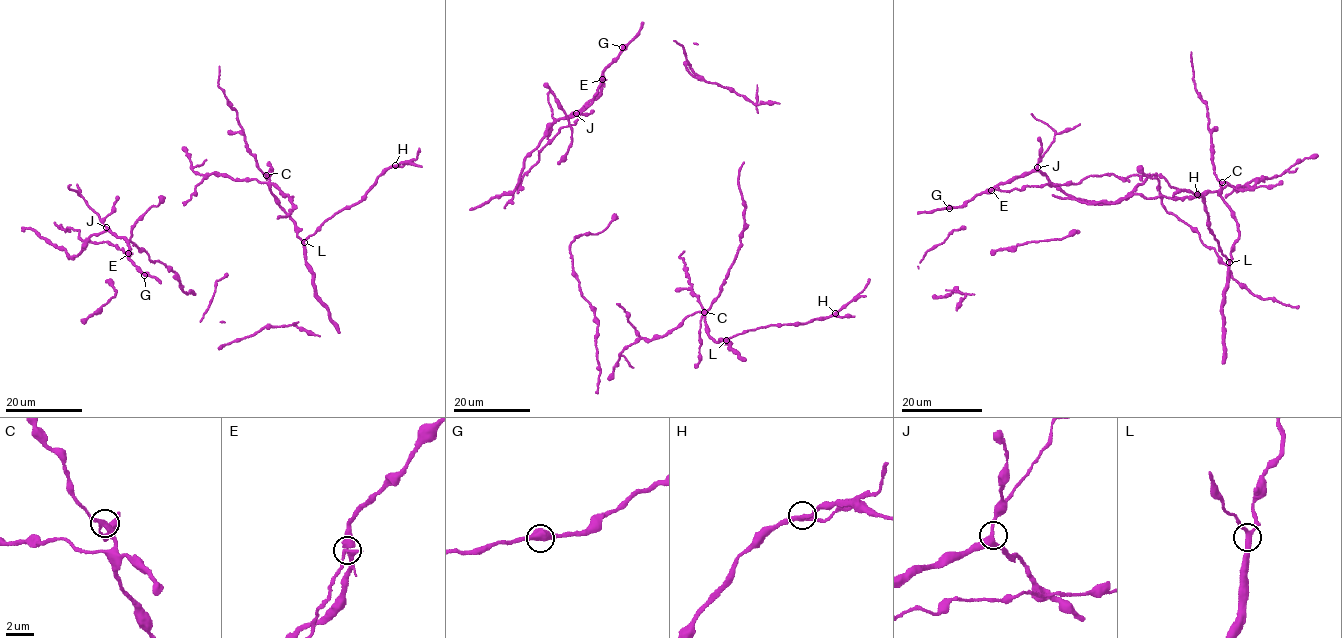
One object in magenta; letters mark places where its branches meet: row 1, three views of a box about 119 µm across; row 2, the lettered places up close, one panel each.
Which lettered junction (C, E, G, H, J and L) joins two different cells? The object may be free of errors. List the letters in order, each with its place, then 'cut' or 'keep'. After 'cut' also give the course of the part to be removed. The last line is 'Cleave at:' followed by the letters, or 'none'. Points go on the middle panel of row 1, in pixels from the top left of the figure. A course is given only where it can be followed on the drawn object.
C: at (704, 312); keep
E: at (602, 79); cut; foreign part runs (602, 79), (593, 101), (574, 124), (562, 127), (542, 148), (538, 161), (524, 175), (504, 208)
G: at (622, 47); keep
H: at (835, 313); keep
J: at (576, 113); keep
L: at (726, 340); keep
Cleave at: E

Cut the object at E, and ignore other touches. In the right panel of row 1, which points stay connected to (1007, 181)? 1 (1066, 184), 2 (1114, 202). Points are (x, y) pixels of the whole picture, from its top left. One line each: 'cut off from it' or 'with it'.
1: cut off from it
2: with it

